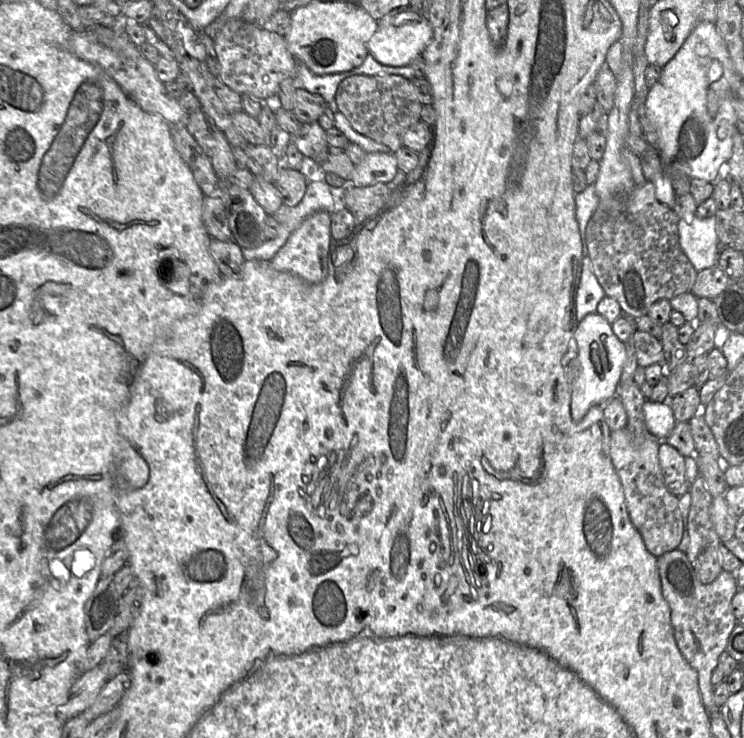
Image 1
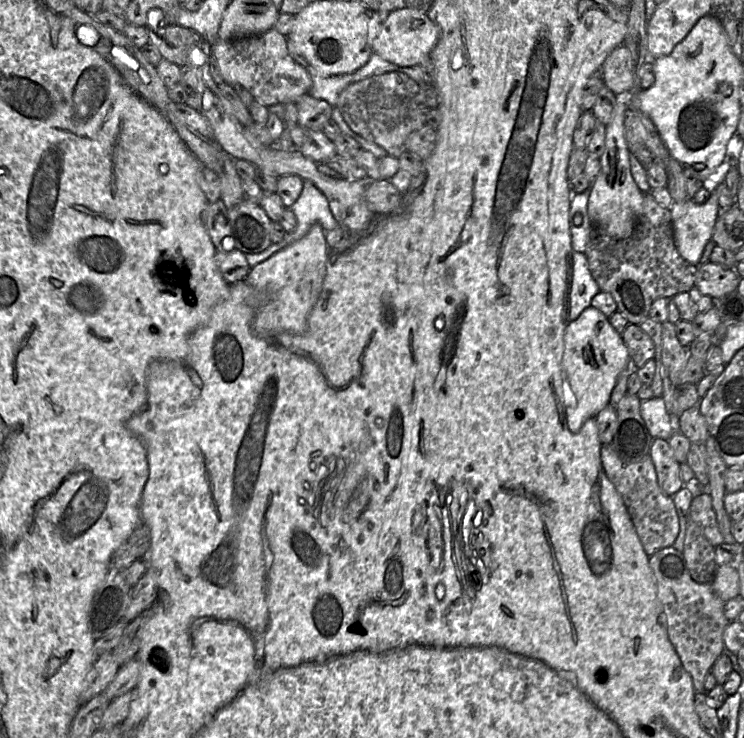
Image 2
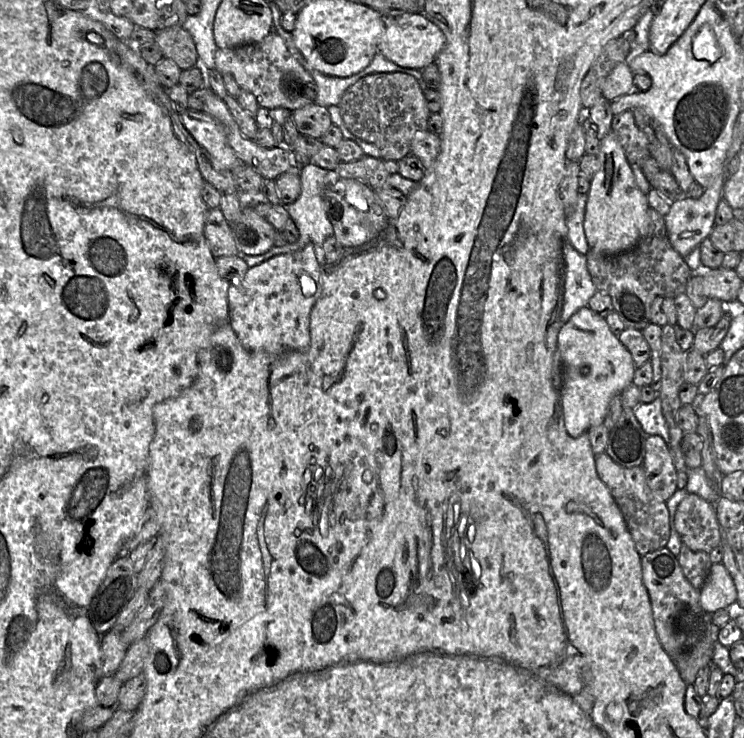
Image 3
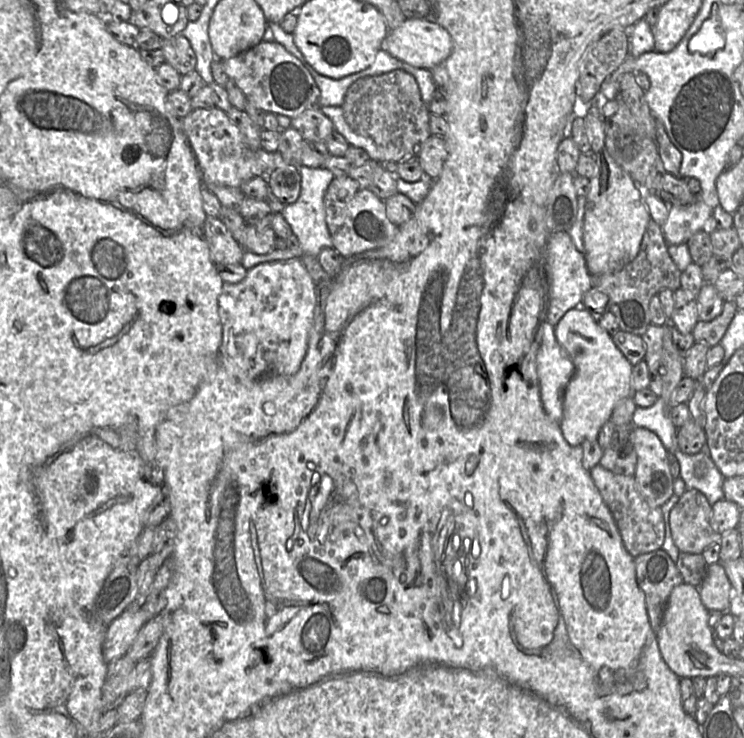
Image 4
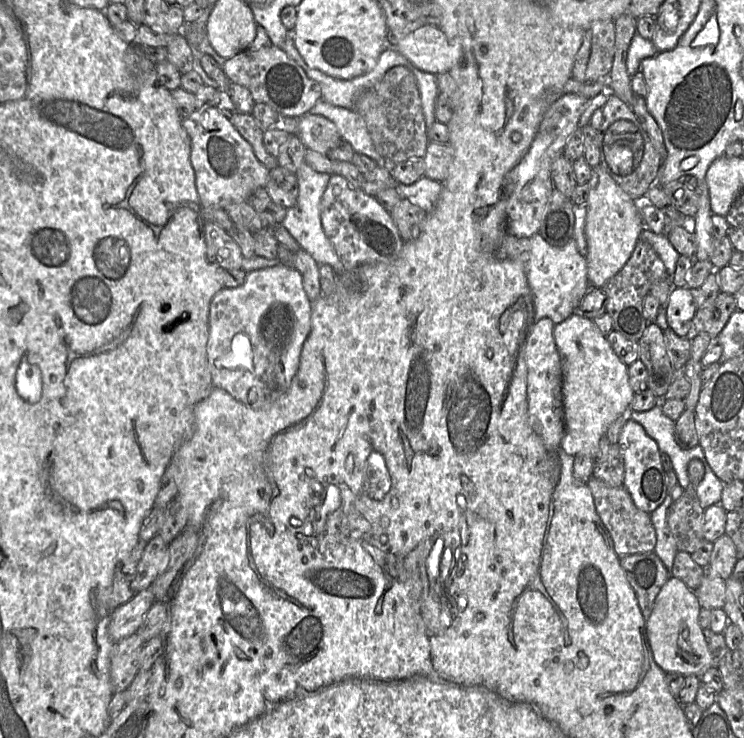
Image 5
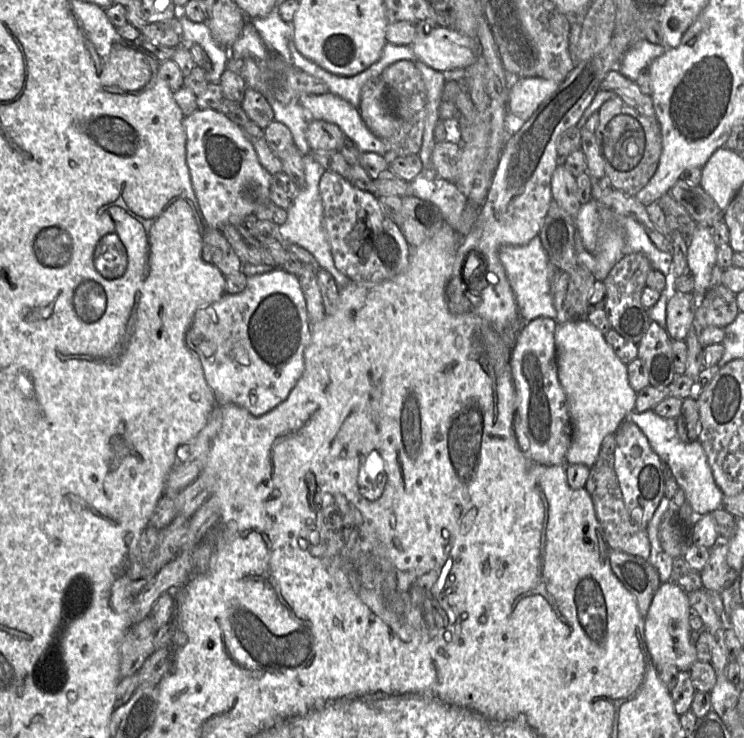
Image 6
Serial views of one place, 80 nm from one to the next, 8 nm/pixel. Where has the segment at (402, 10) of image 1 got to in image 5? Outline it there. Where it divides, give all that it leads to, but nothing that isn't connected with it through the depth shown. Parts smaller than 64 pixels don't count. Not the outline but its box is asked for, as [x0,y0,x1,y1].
[395,24,463,75]

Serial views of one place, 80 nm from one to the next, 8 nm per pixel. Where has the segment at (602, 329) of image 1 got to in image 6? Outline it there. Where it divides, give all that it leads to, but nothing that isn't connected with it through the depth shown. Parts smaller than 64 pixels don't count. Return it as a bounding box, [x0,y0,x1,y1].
[555,318,637,465]

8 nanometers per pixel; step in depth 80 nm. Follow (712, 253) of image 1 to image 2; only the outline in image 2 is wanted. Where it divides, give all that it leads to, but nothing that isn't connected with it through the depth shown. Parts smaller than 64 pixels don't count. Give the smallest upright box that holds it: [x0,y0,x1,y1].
[670,164,726,266]

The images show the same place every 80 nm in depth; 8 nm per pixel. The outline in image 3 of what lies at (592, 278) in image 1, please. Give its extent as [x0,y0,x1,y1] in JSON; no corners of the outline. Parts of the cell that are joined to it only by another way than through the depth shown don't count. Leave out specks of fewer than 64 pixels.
[561,242,598,323]

